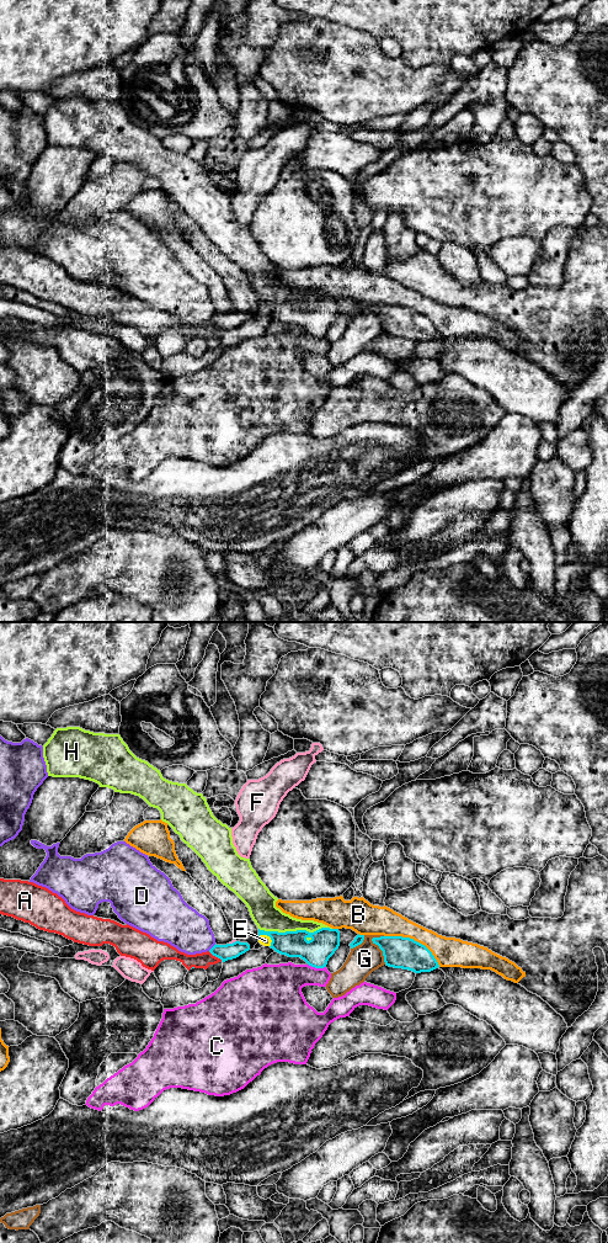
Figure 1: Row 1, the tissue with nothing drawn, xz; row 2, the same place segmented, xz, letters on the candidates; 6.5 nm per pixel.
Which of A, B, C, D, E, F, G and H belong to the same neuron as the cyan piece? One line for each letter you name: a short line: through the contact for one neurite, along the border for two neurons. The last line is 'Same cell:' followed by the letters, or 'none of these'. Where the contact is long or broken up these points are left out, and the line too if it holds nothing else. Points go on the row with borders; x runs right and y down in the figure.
Same cell: none of these

